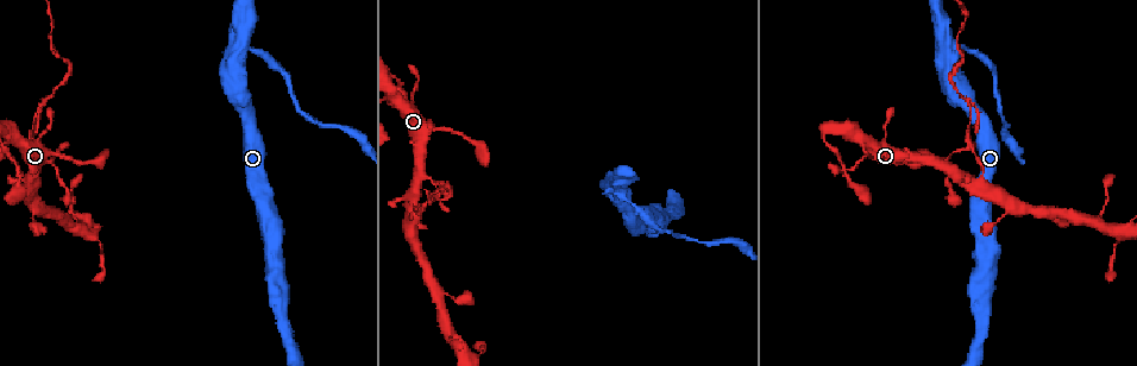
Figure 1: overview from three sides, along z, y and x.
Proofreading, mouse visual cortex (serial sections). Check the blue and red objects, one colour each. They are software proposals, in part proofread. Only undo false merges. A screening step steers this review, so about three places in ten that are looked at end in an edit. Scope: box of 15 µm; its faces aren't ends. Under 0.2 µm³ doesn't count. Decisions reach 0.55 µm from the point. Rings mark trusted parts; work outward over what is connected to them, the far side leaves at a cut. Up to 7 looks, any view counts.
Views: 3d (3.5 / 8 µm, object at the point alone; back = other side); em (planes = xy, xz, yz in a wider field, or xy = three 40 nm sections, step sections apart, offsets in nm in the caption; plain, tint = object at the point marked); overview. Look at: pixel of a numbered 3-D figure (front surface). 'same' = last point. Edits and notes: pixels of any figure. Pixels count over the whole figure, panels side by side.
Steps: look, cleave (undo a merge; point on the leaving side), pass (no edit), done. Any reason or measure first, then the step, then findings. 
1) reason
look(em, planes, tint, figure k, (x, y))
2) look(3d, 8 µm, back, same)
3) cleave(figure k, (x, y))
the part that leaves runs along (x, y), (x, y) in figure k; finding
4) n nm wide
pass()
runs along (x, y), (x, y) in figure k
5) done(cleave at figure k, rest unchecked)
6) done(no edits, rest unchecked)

look(3d, 3.5 µm, figure 1, (953, 46))

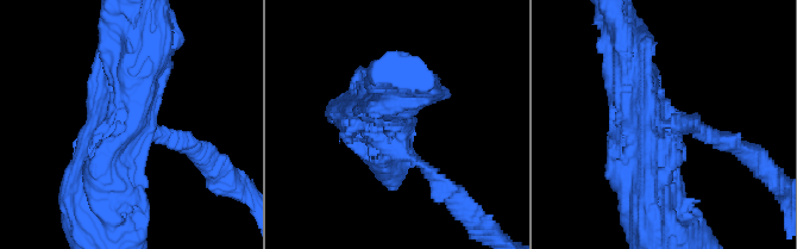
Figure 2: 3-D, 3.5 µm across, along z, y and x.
look(em, xy, step 2, tint, figure 2, (663, 131))

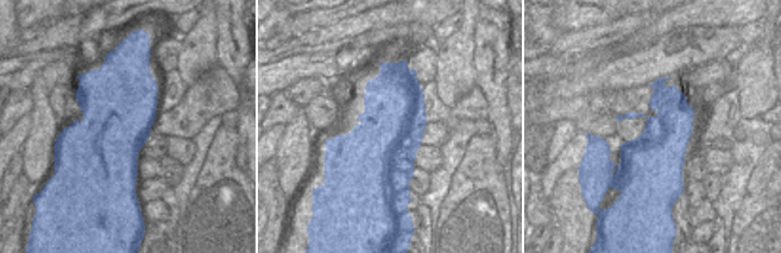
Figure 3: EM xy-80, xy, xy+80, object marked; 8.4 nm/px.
3 arms
cleave(figure 2, (716, 138))
the part that leaves runs along (678, 125), (690, 120), (758, 157) in figure 2; a second cell is stuck on

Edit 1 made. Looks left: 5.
sharp bend
look(3d, 3.5 µm, figure 1, (978, 185))

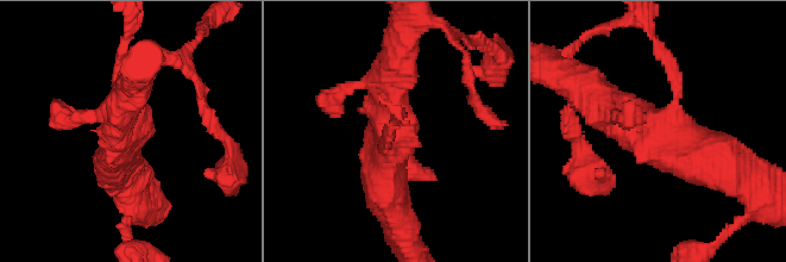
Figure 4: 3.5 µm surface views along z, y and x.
pass()
runs along (590, 92), (641, 129), (723, 161) in figure 4; one cell here

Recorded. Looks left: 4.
narrows sharply
look(3d, 8 µm, back, figure 1, (34, 117))

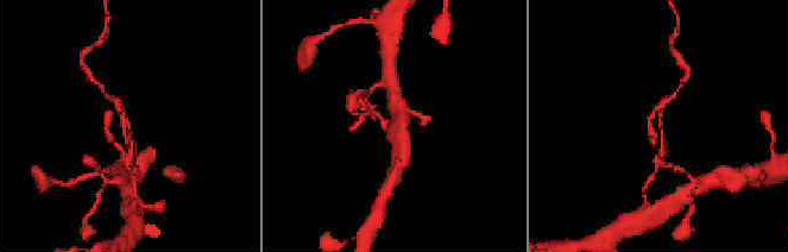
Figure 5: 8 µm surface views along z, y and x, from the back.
look(3d, 3.5 µm, figure 5, (661, 122))

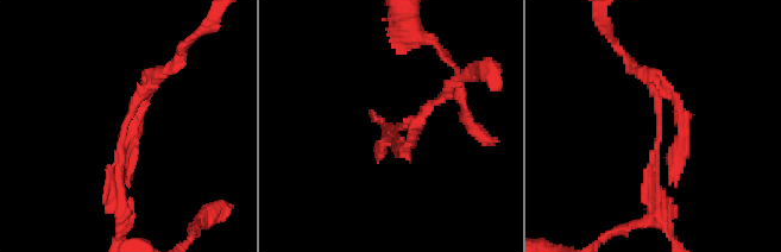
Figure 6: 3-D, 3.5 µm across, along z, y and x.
now the EM
look(em, planes, tint, figure 6, (659, 126))

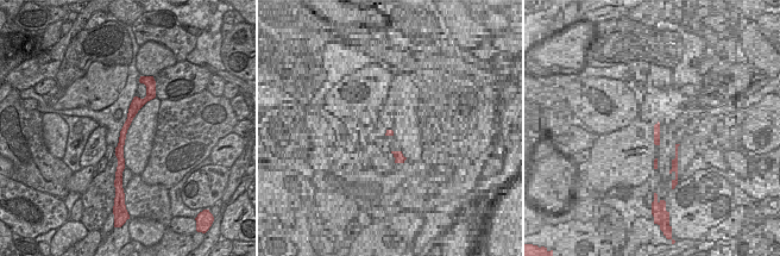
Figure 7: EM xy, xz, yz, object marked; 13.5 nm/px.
pass()
runs along (142, 101), (123, 132), (119, 169) in figure 7; one cell here

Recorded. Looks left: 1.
done(cleave at figure 2, rest unchecked)

